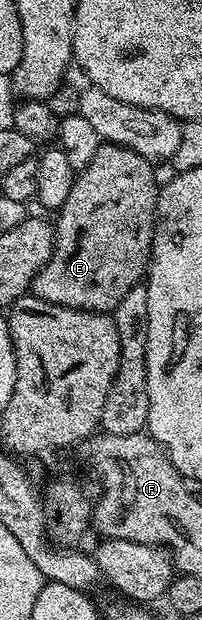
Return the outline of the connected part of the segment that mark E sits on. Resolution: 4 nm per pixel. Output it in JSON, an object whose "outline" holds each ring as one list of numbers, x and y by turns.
{"outline":[[104,142,99,144,91,162,87,164,85,169,77,172,77,177,71,186,71,194,68,196,67,202,63,202,63,206,56,213,53,253,46,265,35,274,31,285,32,295,59,306,81,308,85,312,111,314,117,309,119,302,123,302,123,298,127,295,127,290,131,290,135,285,142,283,146,279,149,262,153,254,153,233,157,223,157,197,159,195,159,179,157,180,156,174,153,173,153,168,155,168,154,161,143,158,143,154,135,154,135,150,127,150,118,144,107,144]]}

